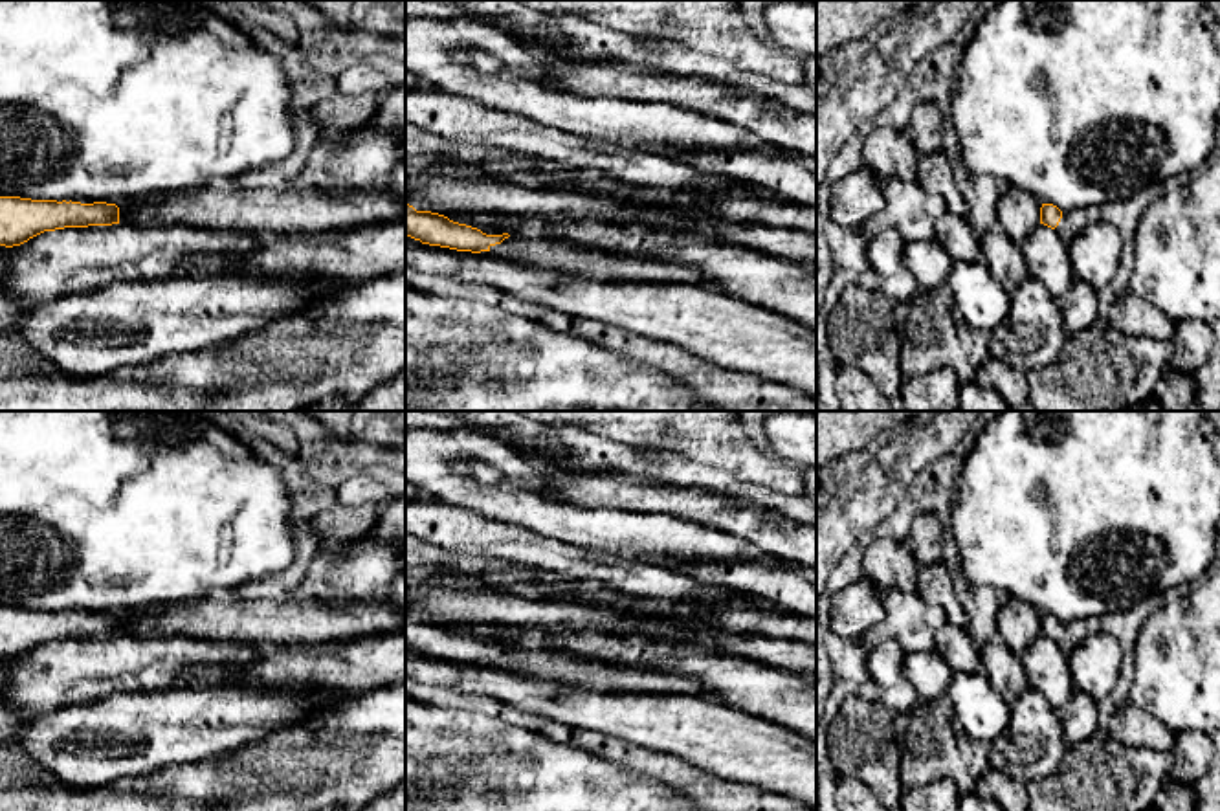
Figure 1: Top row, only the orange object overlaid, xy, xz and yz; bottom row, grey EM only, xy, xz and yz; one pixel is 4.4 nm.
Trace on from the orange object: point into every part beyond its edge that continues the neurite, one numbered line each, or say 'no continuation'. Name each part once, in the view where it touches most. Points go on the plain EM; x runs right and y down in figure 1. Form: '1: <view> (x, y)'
1: xz (556, 666)

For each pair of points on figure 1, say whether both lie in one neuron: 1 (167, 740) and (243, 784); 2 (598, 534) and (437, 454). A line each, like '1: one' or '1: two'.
1: two
2: one

